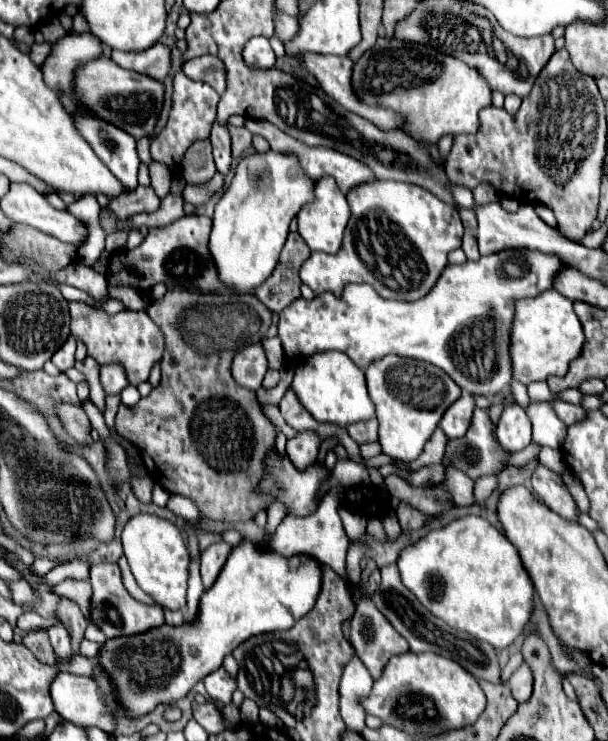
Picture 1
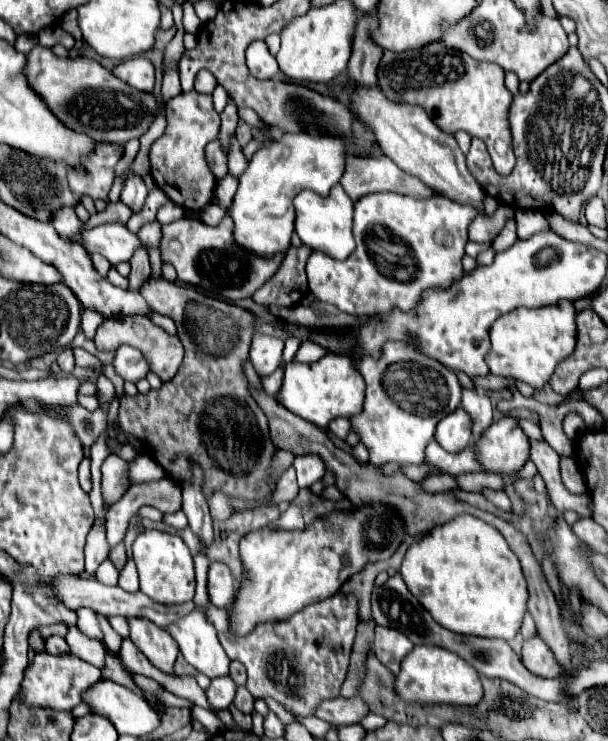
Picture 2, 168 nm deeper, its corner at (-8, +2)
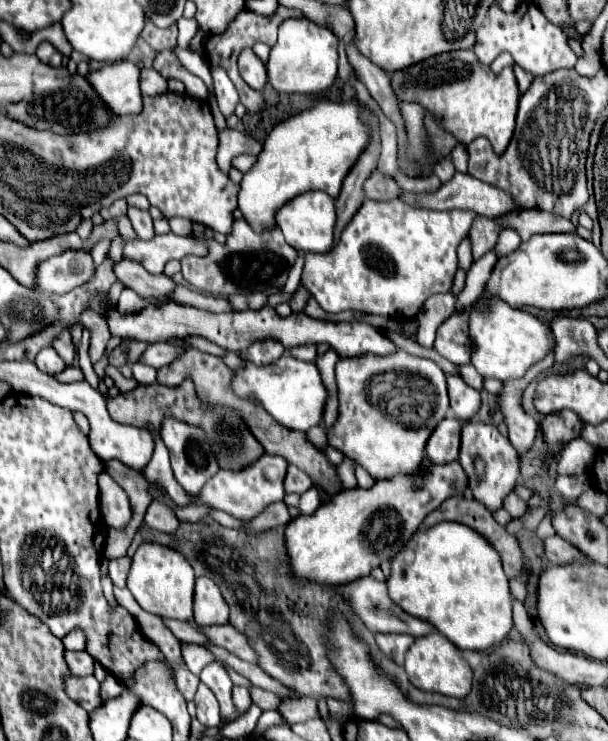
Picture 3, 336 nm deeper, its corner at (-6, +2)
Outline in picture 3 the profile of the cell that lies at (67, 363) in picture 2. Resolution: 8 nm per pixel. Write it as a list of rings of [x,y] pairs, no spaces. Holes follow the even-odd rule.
[[[54,348],[40,350],[40,354],[36,356],[36,366],[46,374],[56,374],[66,368],[64,360],[58,356],[58,352],[54,352]]]

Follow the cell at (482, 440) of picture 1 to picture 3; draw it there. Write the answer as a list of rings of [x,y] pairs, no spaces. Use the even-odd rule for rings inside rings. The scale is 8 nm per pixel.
[[[448,374],[448,394],[450,394],[450,408],[454,412],[454,416],[460,422],[470,422],[472,418],[476,418],[476,414],[480,412],[482,400],[480,400],[480,392],[474,390],[472,386],[468,386],[460,376]]]

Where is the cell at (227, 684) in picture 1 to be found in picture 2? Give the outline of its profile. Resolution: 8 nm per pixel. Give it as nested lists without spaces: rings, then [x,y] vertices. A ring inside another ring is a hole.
[[[216,678],[212,680],[212,684],[206,688],[206,698],[210,704],[212,712],[218,710],[226,710],[232,700],[234,700],[234,692],[236,692],[236,684],[232,682],[232,678]]]

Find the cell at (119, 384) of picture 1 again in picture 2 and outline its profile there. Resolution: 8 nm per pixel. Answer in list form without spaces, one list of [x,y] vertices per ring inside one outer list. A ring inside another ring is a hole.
[[[120,346],[118,348],[114,368],[124,380],[130,380],[130,382],[146,378],[146,374],[150,372],[150,364],[144,358],[144,354],[132,346]]]

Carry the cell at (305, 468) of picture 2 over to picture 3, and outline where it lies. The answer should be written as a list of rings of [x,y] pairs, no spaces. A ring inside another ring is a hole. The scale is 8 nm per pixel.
[[[288,466],[288,474],[286,474],[286,480],[284,480],[284,490],[286,490],[288,494],[290,494],[290,492],[304,494],[310,486],[312,486],[312,480],[306,476],[306,472],[302,472],[300,468]]]

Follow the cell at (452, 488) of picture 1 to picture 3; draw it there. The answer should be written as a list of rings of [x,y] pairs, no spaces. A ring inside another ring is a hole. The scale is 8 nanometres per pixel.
[[[514,492],[510,494],[510,496],[506,496],[506,504],[504,504],[504,510],[508,510],[510,512],[510,516],[522,516],[526,510],[528,510],[528,506],[526,506],[526,502],[524,500],[520,500]]]

